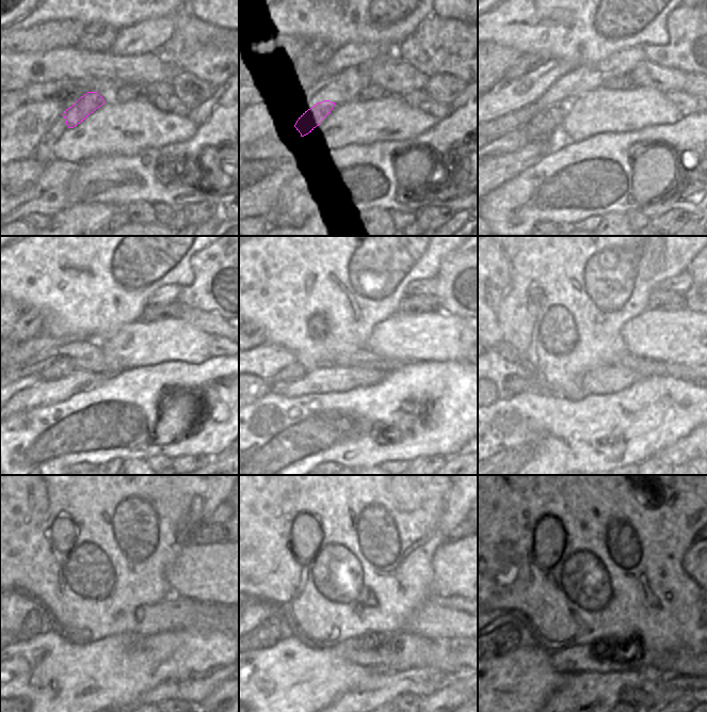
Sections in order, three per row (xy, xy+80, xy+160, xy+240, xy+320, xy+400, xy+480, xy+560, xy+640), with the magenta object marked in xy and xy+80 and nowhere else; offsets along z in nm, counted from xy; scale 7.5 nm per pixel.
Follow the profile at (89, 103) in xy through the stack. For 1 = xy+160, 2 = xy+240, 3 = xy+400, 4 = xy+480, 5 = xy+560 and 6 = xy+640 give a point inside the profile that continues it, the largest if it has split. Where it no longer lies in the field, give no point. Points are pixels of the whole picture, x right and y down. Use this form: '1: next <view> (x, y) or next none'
1: next xy+160 (541, 128)
2: next xy+240 (62, 366)
3: next xy+400 (517, 384)
4: next xy+480 (30, 628)
5: next xy+560 (264, 635)
6: next xy+640 (507, 637)

